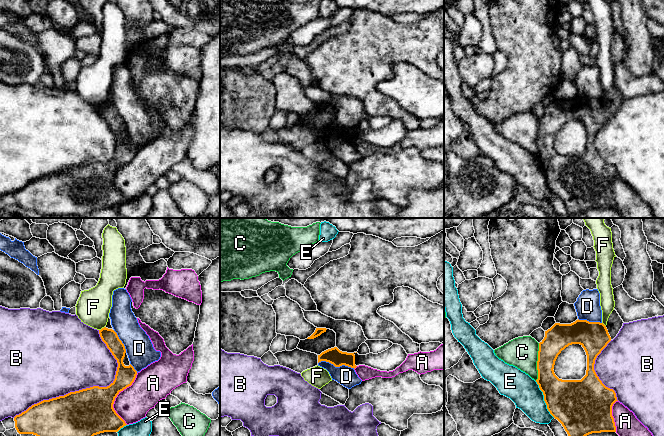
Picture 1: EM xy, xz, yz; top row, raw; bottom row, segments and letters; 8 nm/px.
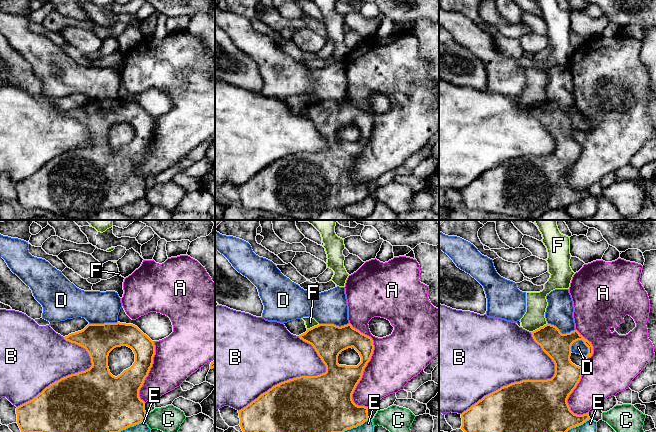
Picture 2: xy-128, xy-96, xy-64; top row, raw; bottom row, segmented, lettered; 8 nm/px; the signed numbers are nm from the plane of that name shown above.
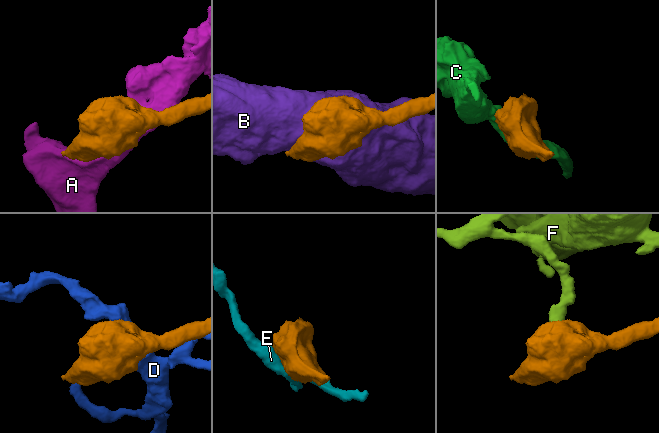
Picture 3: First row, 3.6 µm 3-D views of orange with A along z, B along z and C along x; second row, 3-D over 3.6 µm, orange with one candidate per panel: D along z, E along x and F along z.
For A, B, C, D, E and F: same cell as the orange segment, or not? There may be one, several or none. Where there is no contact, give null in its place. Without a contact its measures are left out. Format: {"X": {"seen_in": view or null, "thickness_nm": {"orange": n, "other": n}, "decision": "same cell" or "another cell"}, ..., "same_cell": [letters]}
{"A": {"seen_in": "xy", "thickness_nm": {"orange": 380, "other": 280}, "decision": "another cell"}, "B": {"seen_in": "xy", "thickness_nm": {"orange": 400, "other": 480}, "decision": "another cell"}, "C": {"seen_in": "yz", "thickness_nm": {"orange": 200, "other": 260}, "decision": "another cell"}, "D": {"seen_in": "xz", "thickness_nm": {"orange": 130, "other": 160}, "decision": "another cell"}, "E": {"seen_in": "yz", "thickness_nm": {"orange": 380, "other": 240}, "decision": "another cell"}, "F": {"seen_in": "xy", "thickness_nm": {"orange": 120, "other": 280}, "decision": "another cell"}, "same_cell": []}

